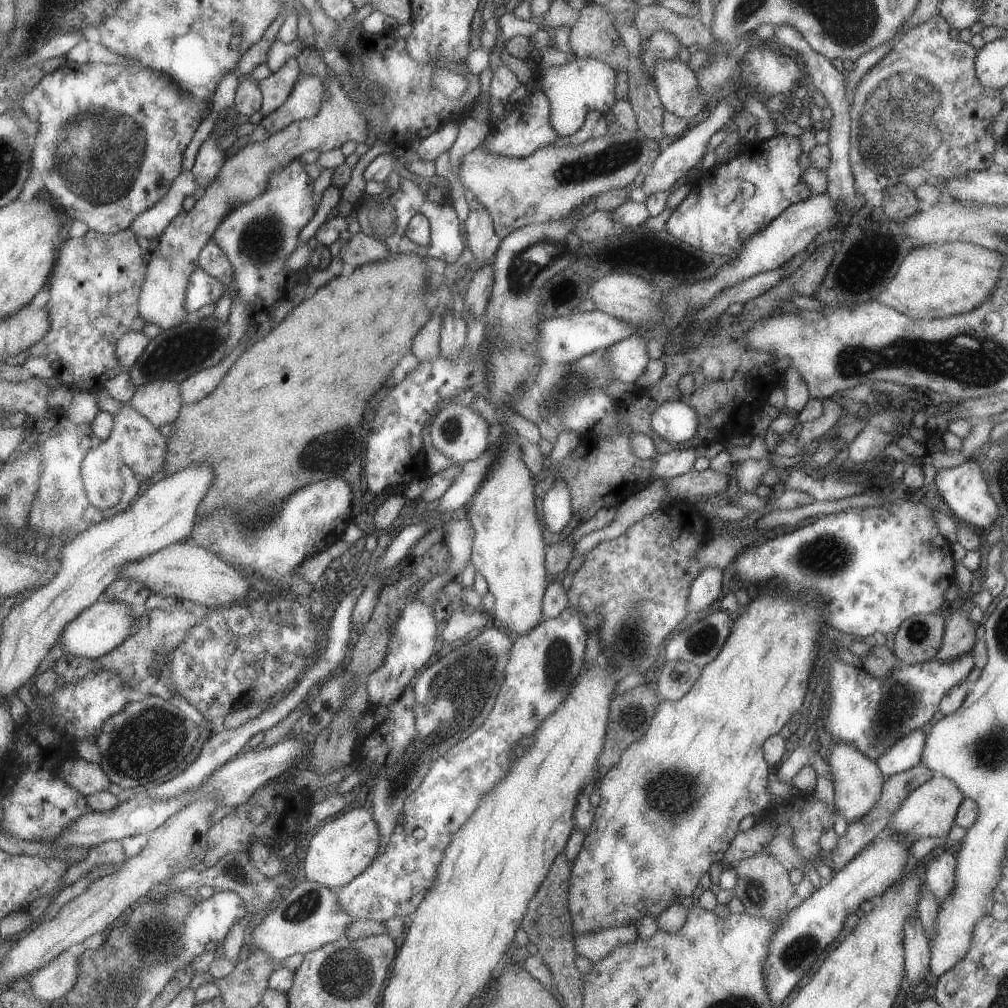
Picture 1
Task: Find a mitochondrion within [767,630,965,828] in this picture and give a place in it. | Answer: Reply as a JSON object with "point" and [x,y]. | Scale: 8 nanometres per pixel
{"point":[901,701]}

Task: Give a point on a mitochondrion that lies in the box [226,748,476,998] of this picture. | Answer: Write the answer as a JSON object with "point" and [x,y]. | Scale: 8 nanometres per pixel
{"point":[309,903]}

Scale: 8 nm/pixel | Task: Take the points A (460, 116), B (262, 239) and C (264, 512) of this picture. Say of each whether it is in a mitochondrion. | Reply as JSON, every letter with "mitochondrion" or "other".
{"A":"other","B":"mitochondrion","C":"mitochondrion"}

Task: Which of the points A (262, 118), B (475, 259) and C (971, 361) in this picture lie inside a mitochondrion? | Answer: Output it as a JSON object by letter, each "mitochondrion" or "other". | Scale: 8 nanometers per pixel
{"A":"other","B":"other","C":"mitochondrion"}

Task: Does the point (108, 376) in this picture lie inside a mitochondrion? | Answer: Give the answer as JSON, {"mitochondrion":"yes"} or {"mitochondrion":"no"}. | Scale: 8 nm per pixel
{"mitochondrion":"no"}

